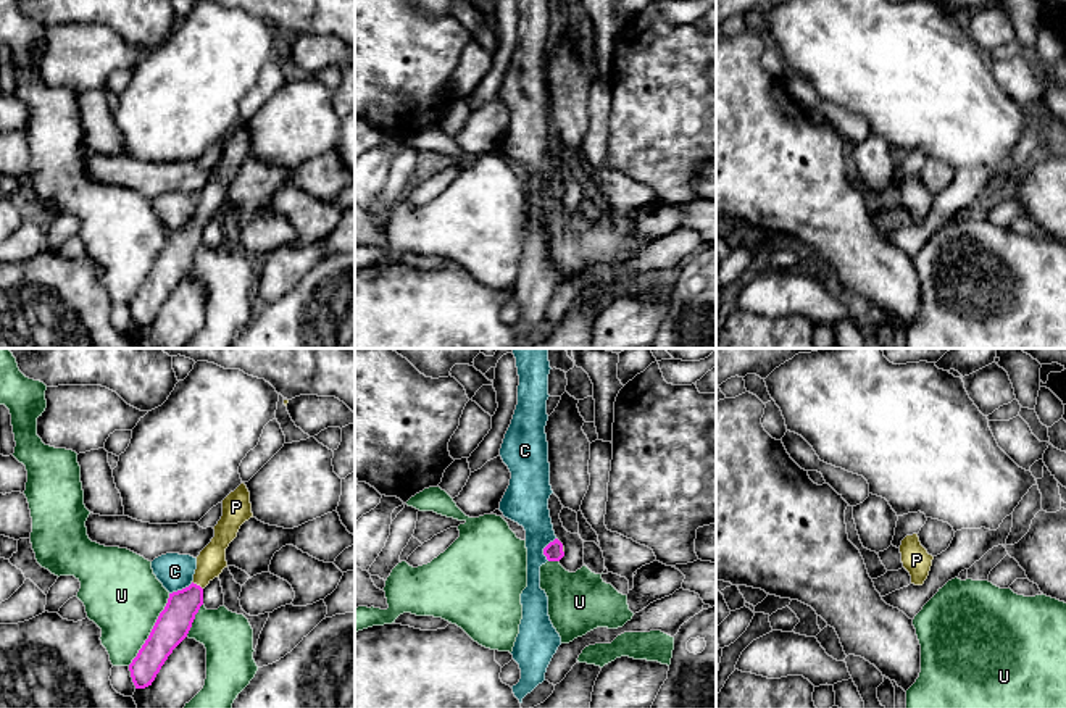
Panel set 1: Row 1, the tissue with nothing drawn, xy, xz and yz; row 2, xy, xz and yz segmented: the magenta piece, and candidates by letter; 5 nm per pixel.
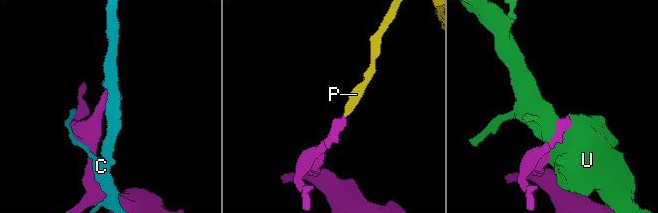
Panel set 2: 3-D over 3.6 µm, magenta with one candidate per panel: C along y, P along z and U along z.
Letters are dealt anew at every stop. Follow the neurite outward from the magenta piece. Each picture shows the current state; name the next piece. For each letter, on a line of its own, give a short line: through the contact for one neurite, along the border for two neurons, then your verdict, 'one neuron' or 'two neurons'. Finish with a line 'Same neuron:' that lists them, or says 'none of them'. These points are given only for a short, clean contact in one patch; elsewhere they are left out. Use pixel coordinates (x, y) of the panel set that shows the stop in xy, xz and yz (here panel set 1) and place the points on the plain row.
C: two neurons
P: xy (173, 263), (194, 233), (195, 223), (212, 199) | one neuron
U: two neurons
Same neuron: P

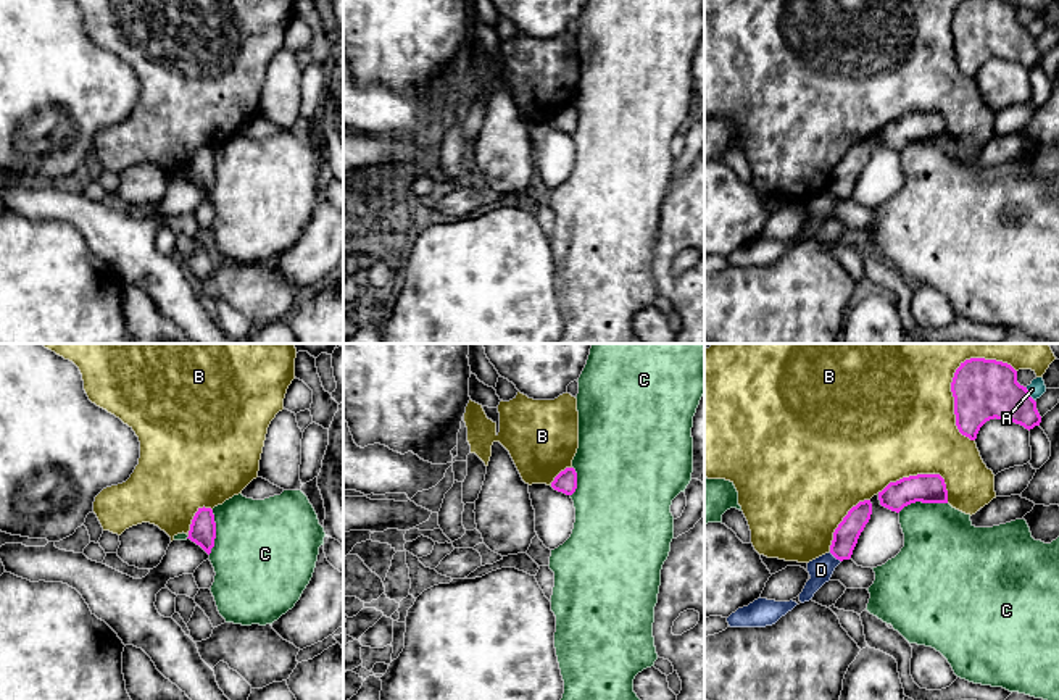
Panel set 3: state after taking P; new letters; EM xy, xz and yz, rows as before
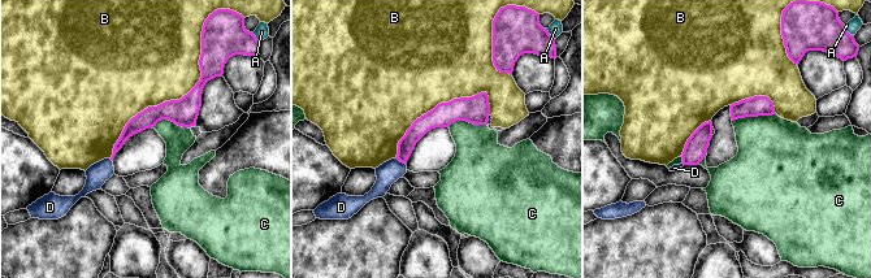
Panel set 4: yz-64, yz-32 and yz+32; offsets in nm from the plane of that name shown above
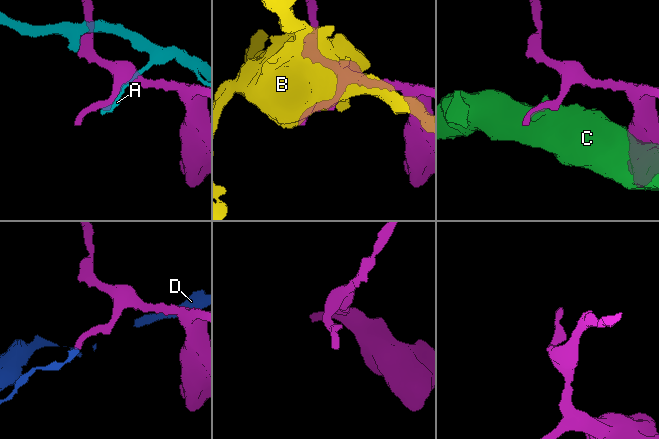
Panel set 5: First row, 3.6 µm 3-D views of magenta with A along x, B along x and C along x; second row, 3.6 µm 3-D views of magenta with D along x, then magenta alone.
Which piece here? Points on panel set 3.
A: two neurons
B: two neurons
C: two neurons
D: yz (829, 191), (840, 200) | two neurons
Same neuron: none of them

